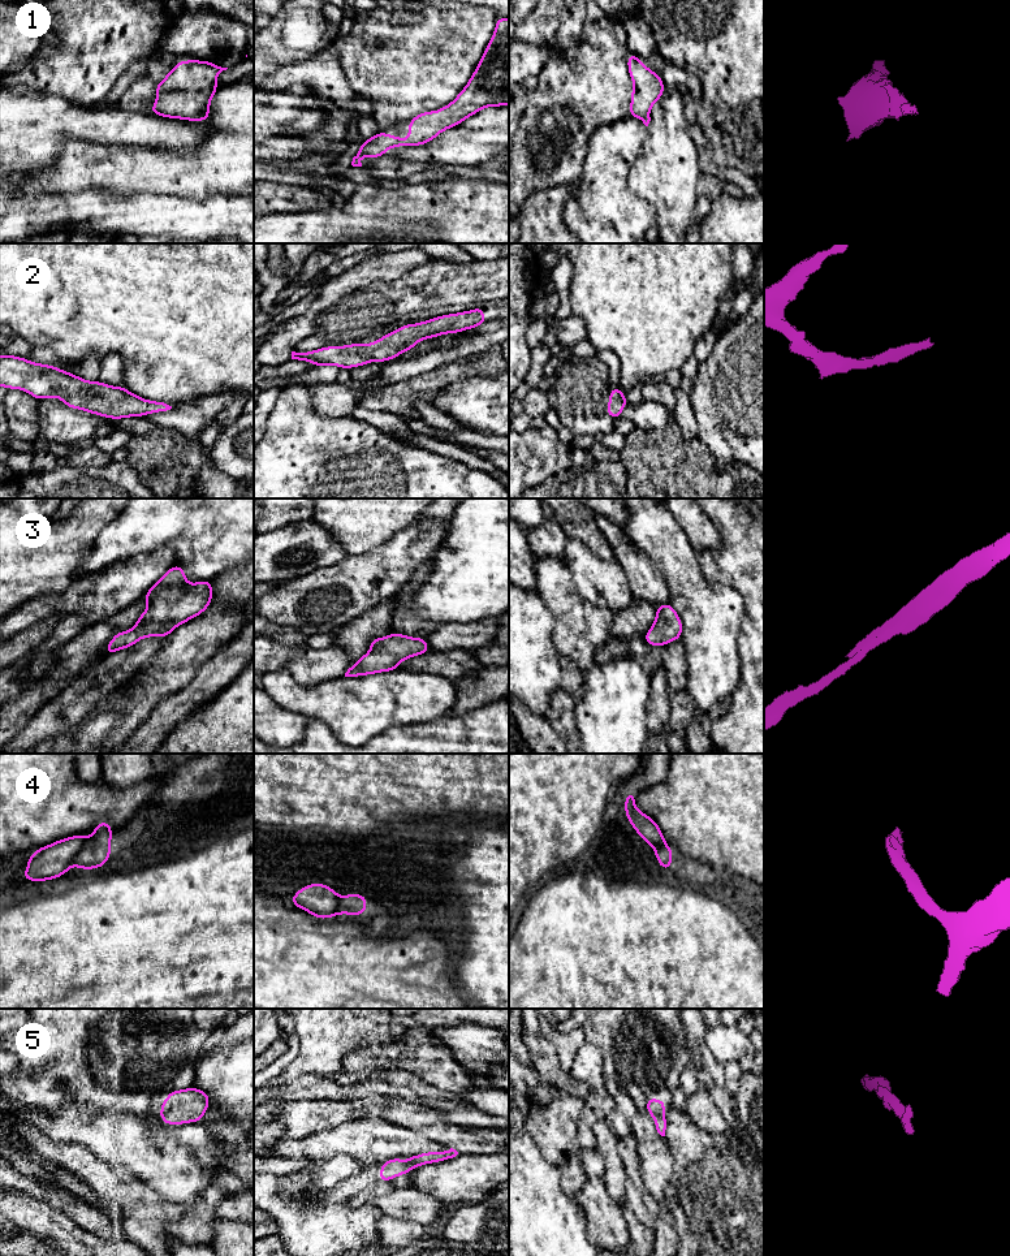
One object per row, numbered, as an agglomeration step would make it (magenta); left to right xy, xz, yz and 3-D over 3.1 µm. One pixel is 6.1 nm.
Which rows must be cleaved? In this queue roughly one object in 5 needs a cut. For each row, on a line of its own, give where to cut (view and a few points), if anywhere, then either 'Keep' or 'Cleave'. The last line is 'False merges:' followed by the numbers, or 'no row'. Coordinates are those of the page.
1: No split. Keep
2: No split. Keep
3: No split. Keep
4: Split along xy (87, 840), (74, 857), (73, 863). Cleave
5: No split. Keep
False merges: 4

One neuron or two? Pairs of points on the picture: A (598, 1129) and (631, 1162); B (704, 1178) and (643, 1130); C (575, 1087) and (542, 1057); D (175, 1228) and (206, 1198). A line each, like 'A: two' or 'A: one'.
A: two
B: two
C: one
D: one

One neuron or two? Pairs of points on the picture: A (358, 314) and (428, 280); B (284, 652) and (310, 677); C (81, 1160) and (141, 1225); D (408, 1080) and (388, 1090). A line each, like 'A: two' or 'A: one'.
A: one
B: one
C: one
D: two

